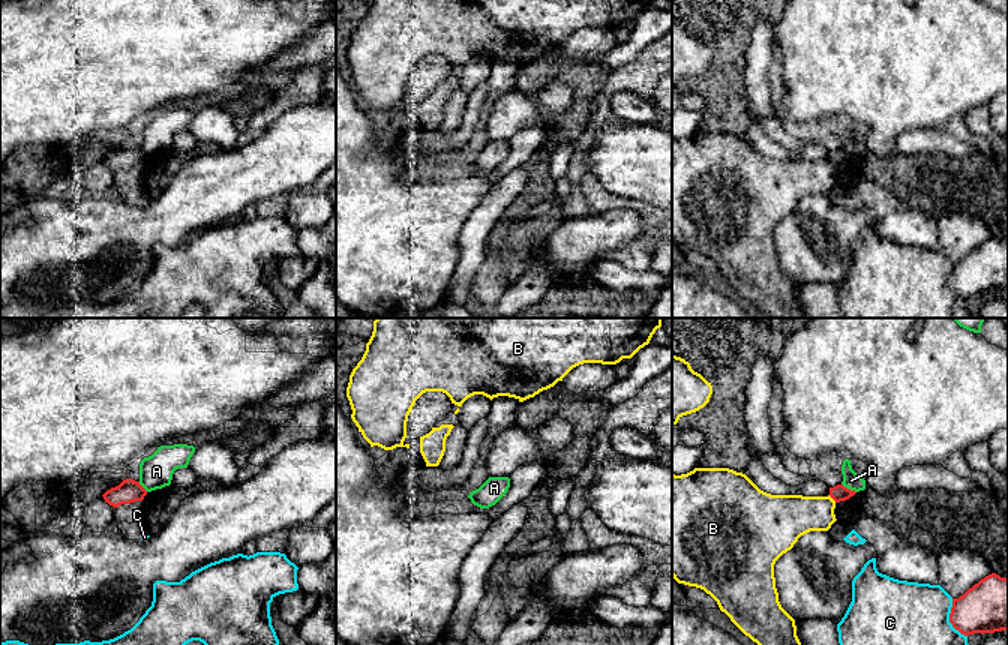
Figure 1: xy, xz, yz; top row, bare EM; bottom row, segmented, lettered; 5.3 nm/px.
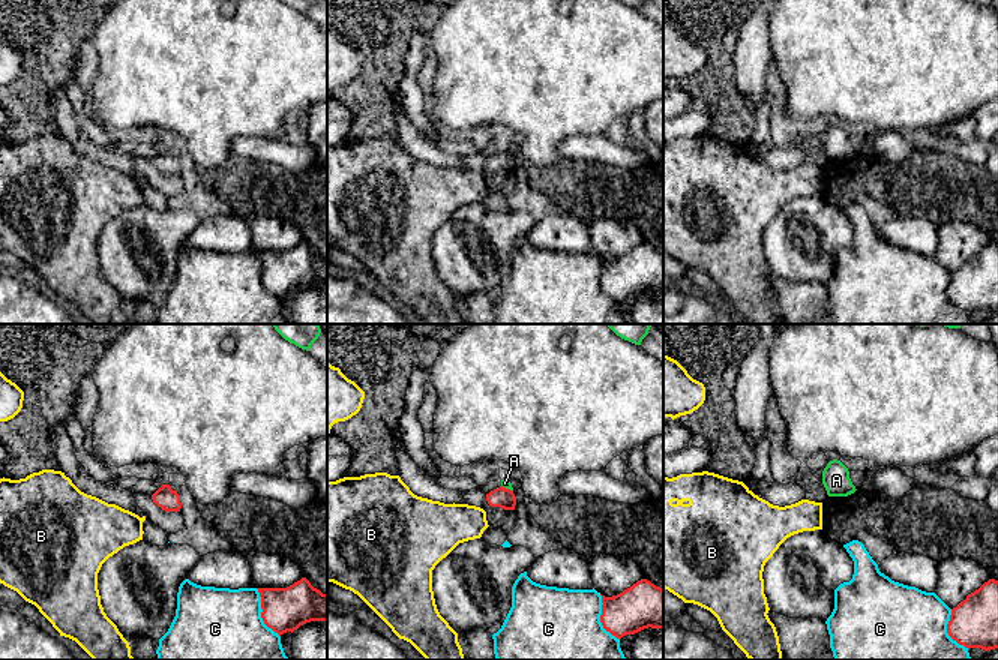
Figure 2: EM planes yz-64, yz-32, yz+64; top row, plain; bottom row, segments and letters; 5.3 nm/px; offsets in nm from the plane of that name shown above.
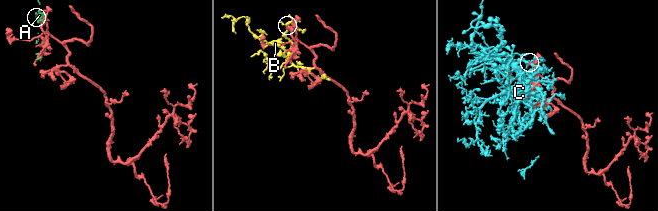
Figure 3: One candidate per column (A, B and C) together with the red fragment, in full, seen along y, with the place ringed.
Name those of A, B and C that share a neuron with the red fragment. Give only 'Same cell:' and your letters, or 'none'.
Same cell: none

